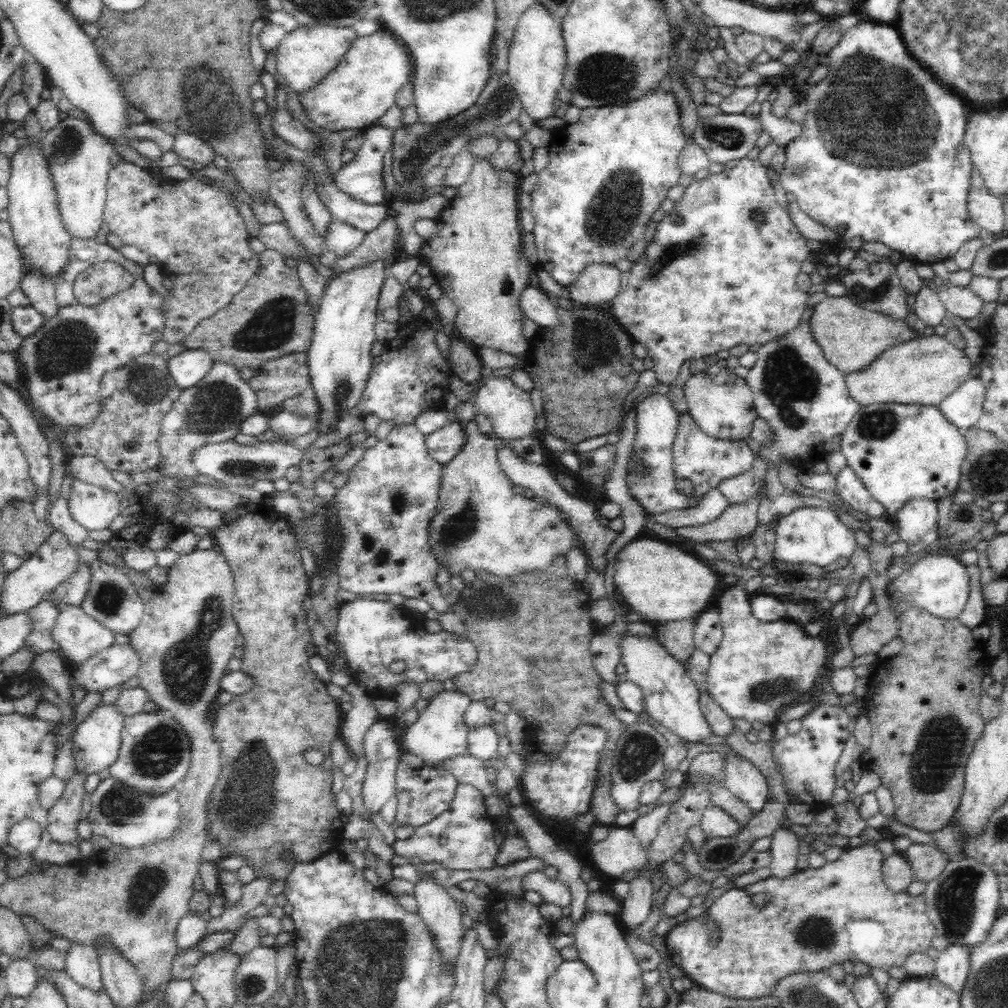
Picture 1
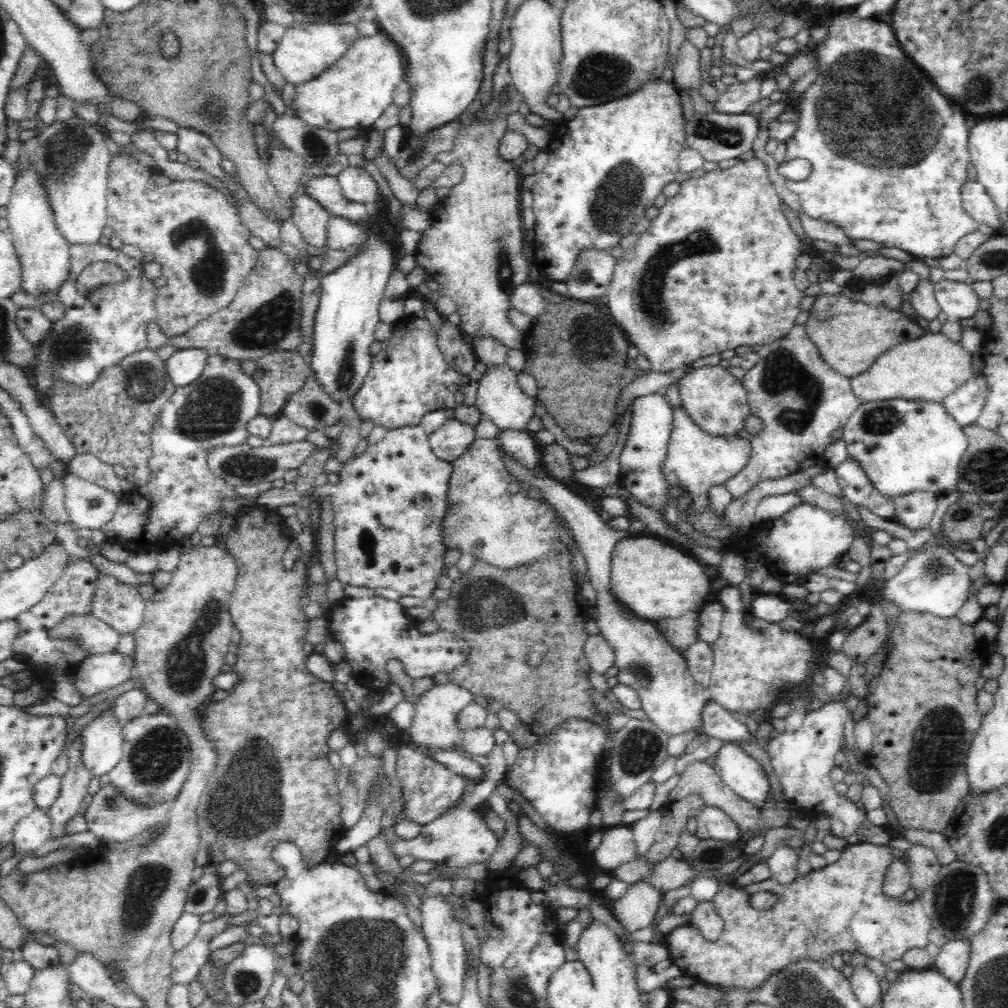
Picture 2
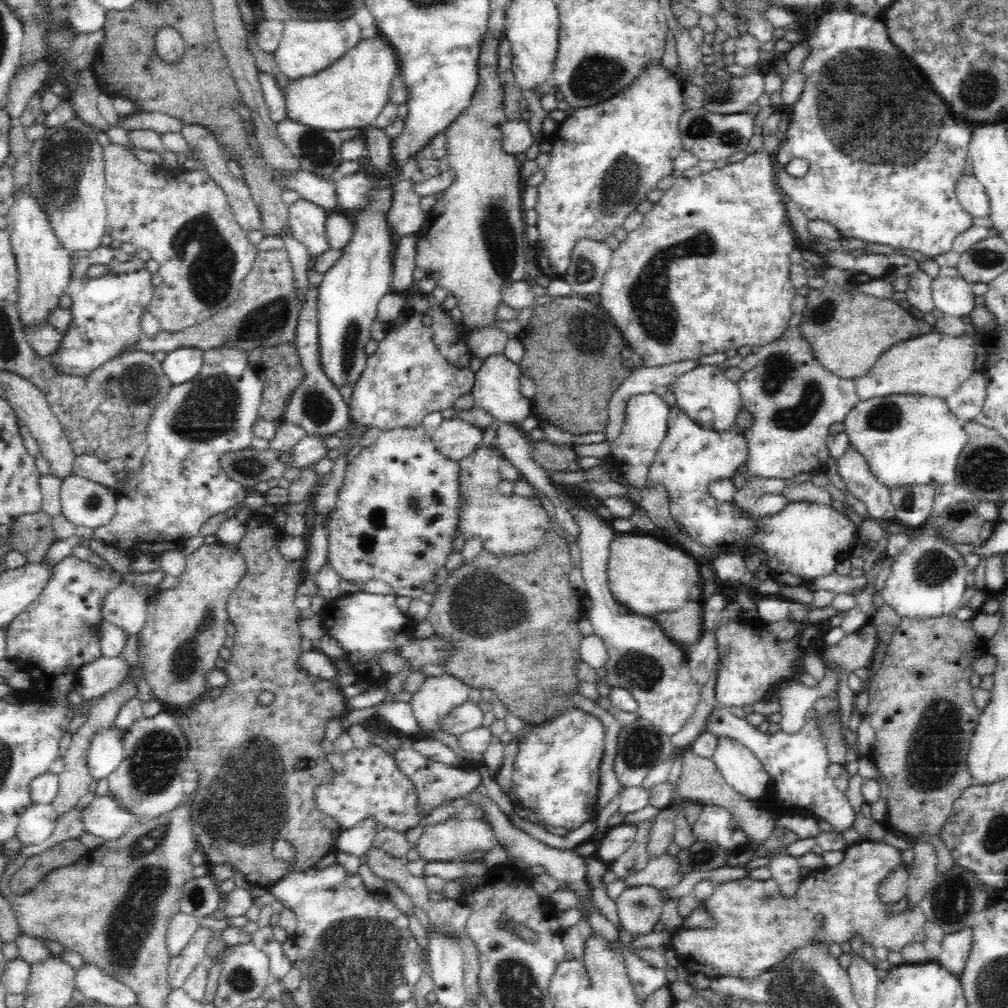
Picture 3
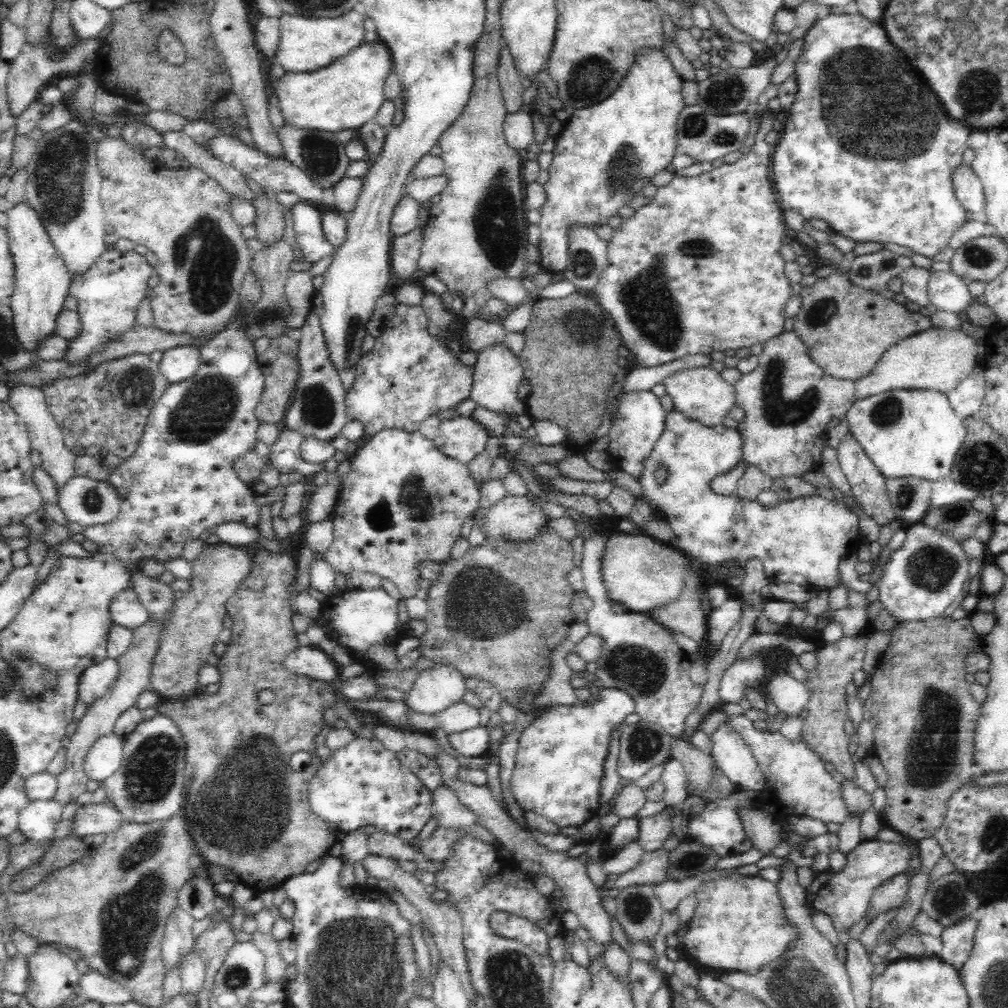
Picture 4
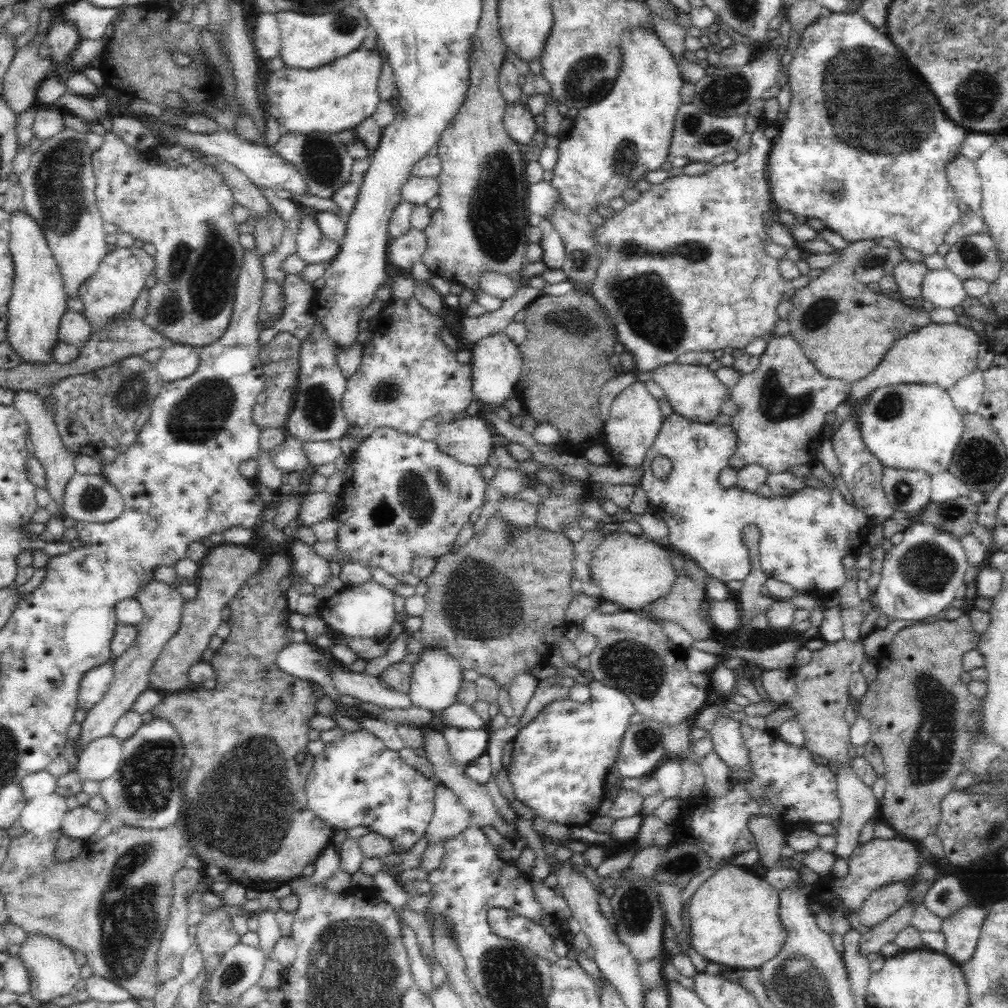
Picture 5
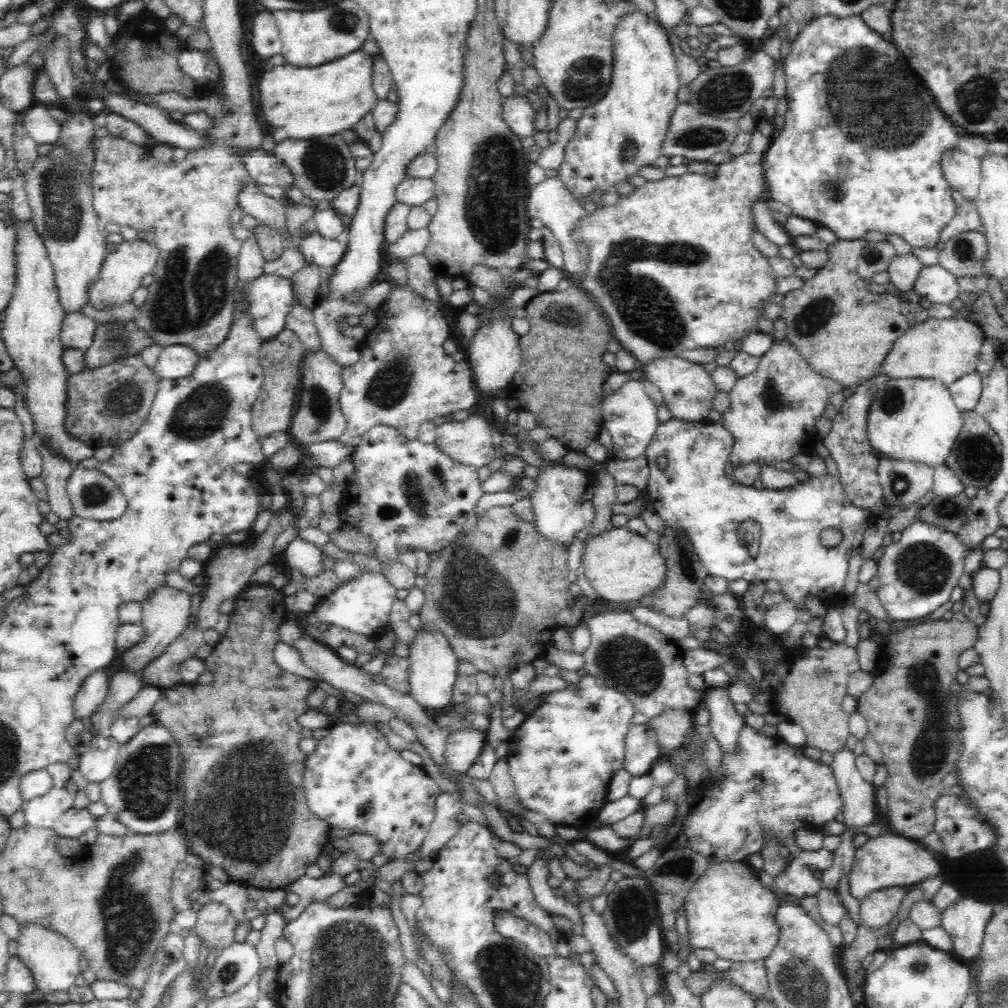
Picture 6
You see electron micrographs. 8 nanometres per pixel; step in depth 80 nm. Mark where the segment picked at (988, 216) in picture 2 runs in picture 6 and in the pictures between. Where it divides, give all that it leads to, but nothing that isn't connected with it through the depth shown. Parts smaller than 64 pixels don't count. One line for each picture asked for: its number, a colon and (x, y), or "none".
3: (972, 196)
4: (969, 190)
5: (961, 172)
6: (963, 172)

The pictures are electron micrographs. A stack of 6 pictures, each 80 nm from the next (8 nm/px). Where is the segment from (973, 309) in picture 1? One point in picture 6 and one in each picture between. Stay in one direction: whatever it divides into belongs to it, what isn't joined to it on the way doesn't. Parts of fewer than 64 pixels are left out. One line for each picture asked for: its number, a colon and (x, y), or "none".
2: (958, 300)
3: (953, 295)
4: (947, 291)
5: (942, 287)
6: (937, 284)

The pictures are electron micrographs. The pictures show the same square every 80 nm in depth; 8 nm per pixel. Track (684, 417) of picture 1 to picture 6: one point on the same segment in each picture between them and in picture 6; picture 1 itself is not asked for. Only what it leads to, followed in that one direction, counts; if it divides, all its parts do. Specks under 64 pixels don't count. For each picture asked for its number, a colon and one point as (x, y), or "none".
2: (696, 460)
3: (806, 541)
4: (802, 541)
5: (803, 537)
6: (693, 496)

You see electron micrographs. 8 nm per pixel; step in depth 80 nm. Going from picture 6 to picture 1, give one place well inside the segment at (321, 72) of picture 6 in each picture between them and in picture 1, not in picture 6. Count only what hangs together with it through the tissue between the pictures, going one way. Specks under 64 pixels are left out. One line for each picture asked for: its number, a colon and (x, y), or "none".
1: (364, 85)
2: (354, 92)
3: (350, 93)
4: (349, 92)
5: (338, 96)

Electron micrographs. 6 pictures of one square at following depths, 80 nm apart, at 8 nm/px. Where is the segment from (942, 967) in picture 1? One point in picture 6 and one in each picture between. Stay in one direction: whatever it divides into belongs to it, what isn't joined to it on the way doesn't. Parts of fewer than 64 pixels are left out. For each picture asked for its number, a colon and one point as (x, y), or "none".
2: (952, 961)
3: (956, 948)
4: (958, 940)
5: (961, 930)
6: (965, 921)

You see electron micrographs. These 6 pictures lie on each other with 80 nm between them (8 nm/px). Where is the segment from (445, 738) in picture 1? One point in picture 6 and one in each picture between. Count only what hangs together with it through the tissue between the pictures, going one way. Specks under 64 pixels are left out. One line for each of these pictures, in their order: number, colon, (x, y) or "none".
2: (434, 728)
3: (438, 696)
4: (435, 689)
5: (436, 680)
6: (433, 667)

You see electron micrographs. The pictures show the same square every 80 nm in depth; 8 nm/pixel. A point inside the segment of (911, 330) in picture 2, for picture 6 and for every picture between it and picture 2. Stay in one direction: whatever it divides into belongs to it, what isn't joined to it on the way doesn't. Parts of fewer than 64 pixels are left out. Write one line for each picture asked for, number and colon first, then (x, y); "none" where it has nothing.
3: (848, 333)
4: (846, 329)
5: (845, 329)
6: (844, 331)

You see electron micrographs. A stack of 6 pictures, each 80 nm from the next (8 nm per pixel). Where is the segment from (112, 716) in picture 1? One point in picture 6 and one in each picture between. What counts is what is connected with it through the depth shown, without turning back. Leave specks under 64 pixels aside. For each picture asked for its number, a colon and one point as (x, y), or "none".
2: (101, 742)
3: (105, 753)
4: (104, 757)
5: (100, 759)
6: (98, 762)

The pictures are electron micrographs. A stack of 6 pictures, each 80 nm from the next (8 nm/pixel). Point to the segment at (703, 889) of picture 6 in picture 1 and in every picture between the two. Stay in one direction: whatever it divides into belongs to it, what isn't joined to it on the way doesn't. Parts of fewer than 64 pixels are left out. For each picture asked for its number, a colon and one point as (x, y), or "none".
1: (815, 919)
2: (841, 907)
3: (757, 927)
4: (740, 925)
5: (735, 921)

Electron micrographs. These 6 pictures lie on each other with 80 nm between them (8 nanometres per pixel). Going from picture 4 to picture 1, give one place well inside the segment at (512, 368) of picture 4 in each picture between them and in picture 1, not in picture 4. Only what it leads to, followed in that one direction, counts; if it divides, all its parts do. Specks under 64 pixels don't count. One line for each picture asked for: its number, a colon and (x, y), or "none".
1: (511, 413)
2: (499, 397)
3: (496, 390)

